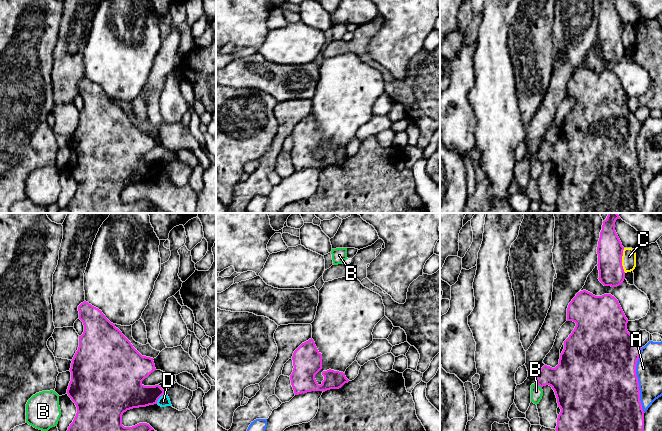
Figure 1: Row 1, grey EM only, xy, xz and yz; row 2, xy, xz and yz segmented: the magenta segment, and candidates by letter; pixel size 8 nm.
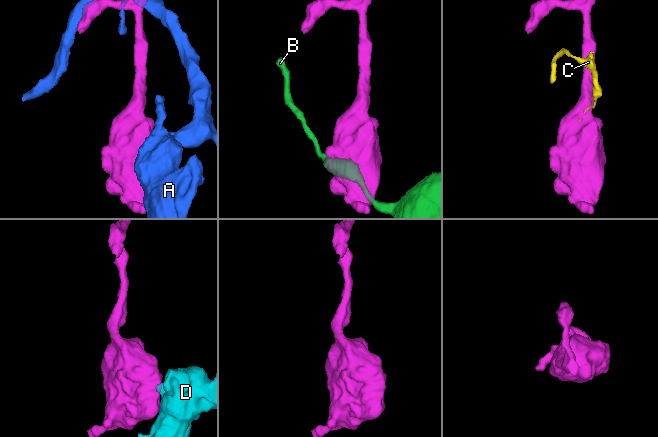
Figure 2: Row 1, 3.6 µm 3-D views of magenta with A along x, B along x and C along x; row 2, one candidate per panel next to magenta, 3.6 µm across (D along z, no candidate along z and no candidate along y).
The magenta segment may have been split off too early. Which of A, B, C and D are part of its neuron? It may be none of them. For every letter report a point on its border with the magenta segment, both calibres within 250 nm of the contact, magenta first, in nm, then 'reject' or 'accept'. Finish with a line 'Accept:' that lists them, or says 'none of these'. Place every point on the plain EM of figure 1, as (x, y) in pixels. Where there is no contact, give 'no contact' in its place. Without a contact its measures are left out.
A: meets magenta in yz at (637, 156); 500 nm thick on the magenta side, 200 nm on the other; reject
B: meets magenta in yz at (539, 161); 300 nm thick on the magenta side, 100 nm on the other; reject
C: meets magenta in yz at (621, 36); 200 nm thick on the magenta side, 110 nm on the other; reject
D: meets magenta in xy at (159, 173); 240 nm thick on the magenta side, 90 nm on the other; reject
Accept: none of these

